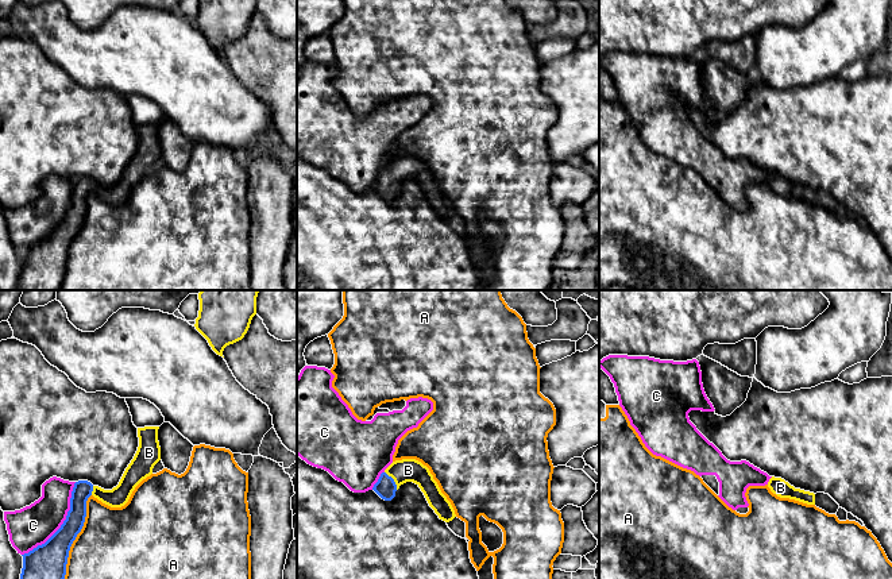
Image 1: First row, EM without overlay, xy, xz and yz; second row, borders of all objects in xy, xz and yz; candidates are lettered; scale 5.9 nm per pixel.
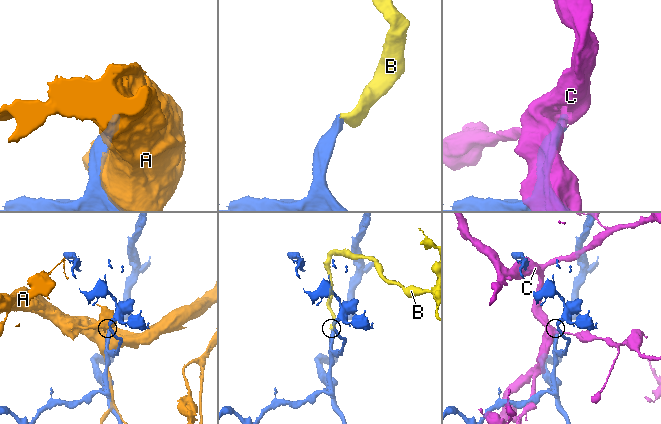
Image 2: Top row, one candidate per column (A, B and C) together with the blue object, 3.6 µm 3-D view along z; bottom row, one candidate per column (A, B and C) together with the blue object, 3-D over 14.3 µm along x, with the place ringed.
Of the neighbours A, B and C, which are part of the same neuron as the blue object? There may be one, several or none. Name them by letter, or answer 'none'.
B

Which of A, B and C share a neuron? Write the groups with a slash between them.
A / B / C

